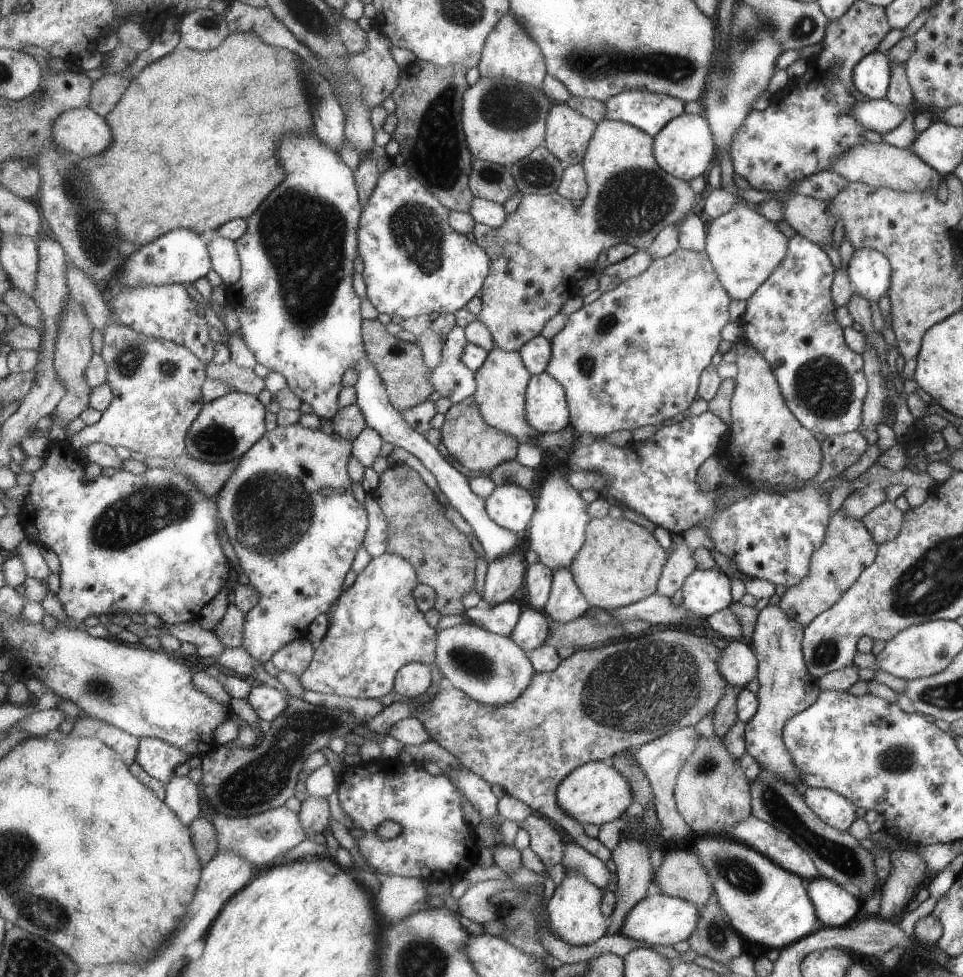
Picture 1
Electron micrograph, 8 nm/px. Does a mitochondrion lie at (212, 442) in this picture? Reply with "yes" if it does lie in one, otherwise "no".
yes

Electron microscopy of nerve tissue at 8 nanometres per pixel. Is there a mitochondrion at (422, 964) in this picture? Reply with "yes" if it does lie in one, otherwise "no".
yes

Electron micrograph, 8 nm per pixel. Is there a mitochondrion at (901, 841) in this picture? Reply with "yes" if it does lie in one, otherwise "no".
no

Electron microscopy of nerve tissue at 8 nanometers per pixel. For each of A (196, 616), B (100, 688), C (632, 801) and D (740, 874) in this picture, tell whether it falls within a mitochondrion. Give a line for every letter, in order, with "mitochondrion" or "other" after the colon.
A: other
B: mitochondrion
C: other
D: mitochondrion

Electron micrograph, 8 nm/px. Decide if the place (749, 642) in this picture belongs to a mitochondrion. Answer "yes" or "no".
no

